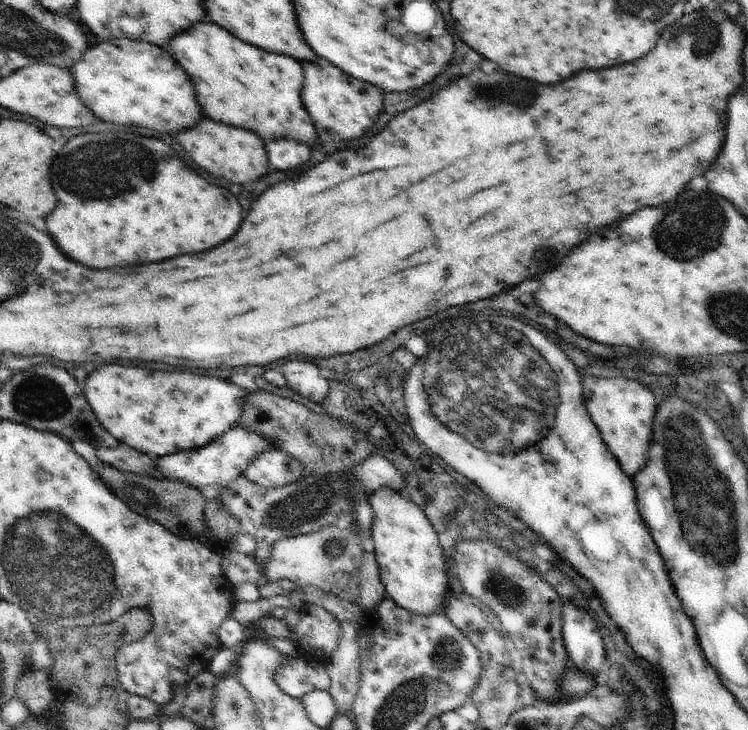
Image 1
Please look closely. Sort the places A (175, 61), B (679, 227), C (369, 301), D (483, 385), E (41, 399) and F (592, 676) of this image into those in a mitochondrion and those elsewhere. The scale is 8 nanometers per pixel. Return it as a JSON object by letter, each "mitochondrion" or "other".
{"A":"other","B":"mitochondrion","C":"other","D":"mitochondrion","E":"mitochondrion","F":"other"}

